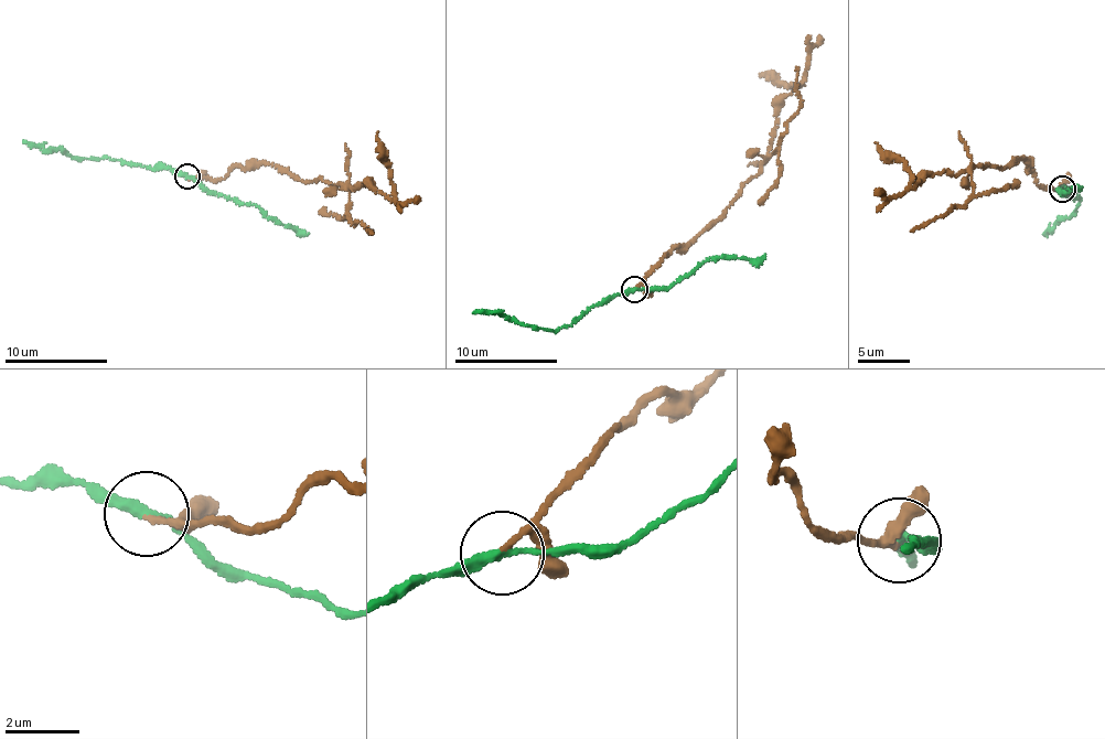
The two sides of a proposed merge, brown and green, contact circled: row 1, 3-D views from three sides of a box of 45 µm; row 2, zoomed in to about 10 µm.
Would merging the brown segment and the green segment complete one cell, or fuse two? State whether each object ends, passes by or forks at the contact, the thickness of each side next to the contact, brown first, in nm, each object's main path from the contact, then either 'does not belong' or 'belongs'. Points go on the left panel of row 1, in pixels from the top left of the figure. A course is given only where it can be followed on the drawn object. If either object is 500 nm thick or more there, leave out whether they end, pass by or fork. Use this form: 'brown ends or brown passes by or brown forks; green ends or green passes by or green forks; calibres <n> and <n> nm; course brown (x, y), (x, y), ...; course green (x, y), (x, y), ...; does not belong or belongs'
brown ends; green passes by; calibres 160 and 240 nm; course brown (186, 178), (265, 163), (388, 195), (377, 131); course green (186, 175), (162, 168), (131, 165), (118, 160), (66, 156), (61, 150), (40, 150), (23, 140); does not belong

